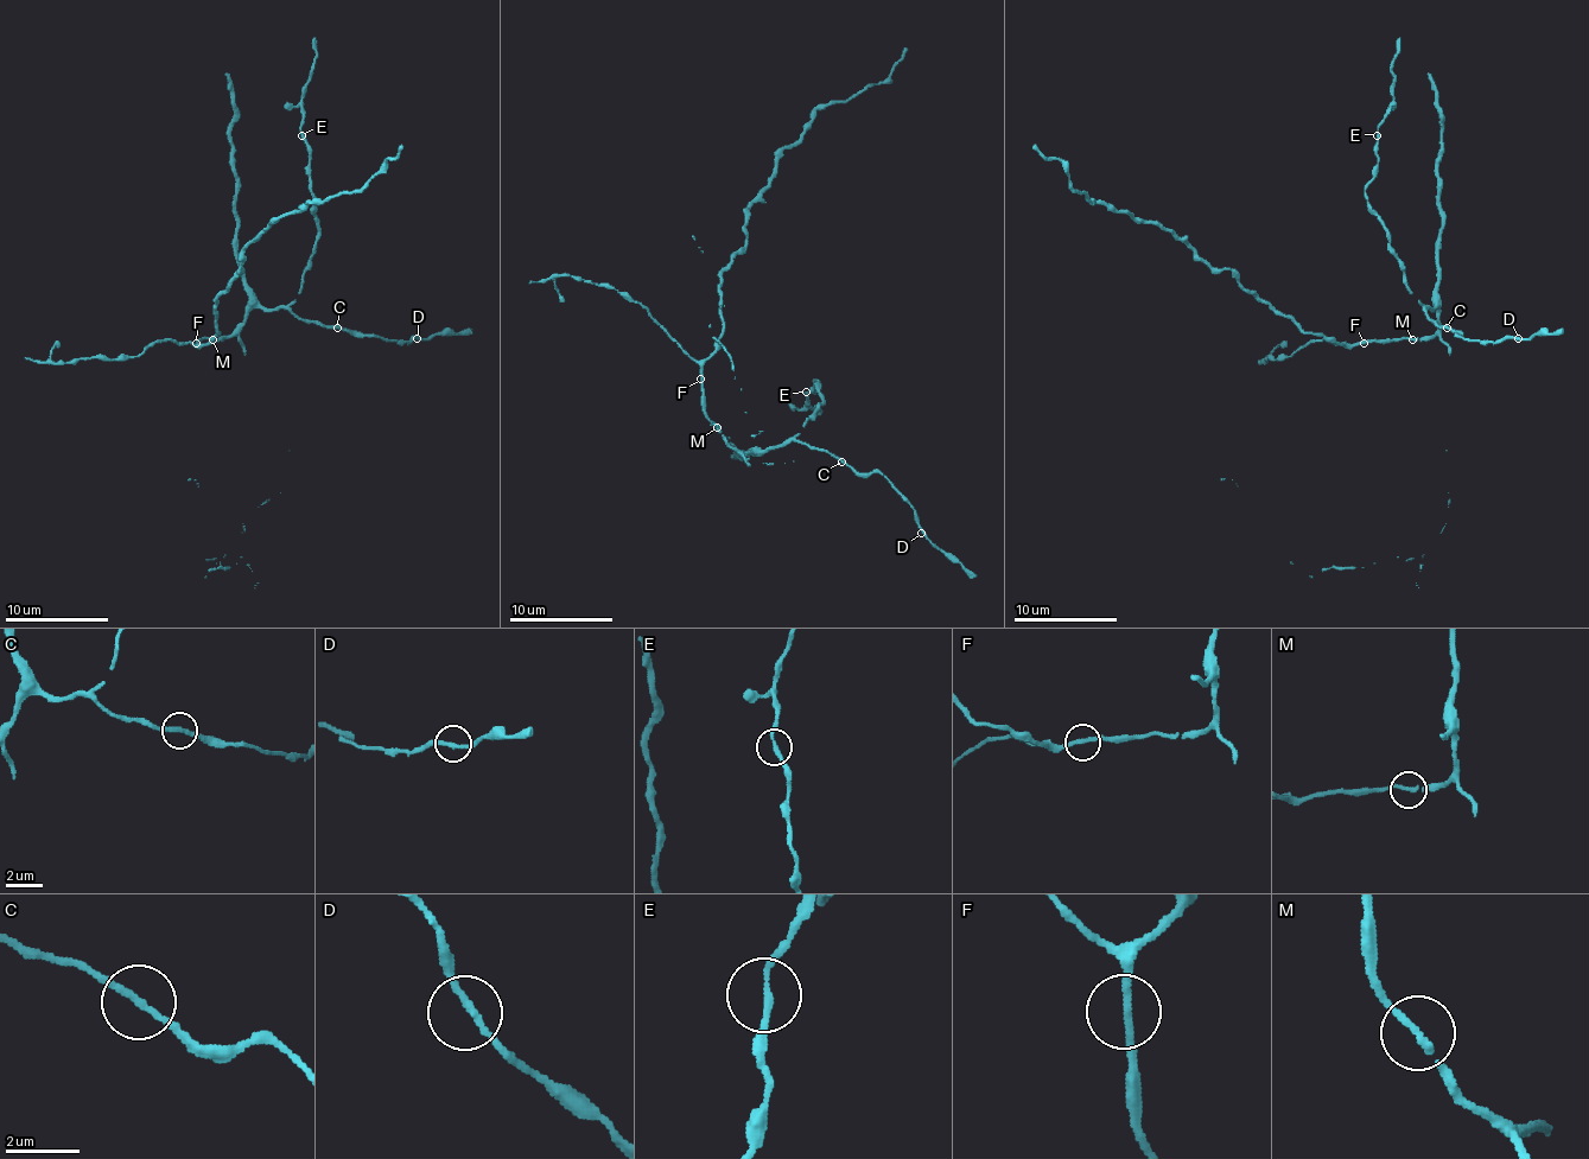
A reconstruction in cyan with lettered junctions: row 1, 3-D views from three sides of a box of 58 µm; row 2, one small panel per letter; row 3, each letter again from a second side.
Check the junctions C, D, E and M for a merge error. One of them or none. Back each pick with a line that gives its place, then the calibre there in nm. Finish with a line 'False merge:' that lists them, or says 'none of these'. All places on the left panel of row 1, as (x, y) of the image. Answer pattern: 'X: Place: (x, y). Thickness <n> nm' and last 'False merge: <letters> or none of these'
False merge: none of these

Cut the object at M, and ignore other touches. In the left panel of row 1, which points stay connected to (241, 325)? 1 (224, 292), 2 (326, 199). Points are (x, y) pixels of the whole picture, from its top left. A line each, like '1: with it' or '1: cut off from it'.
1: cut off from it
2: cut off from it

